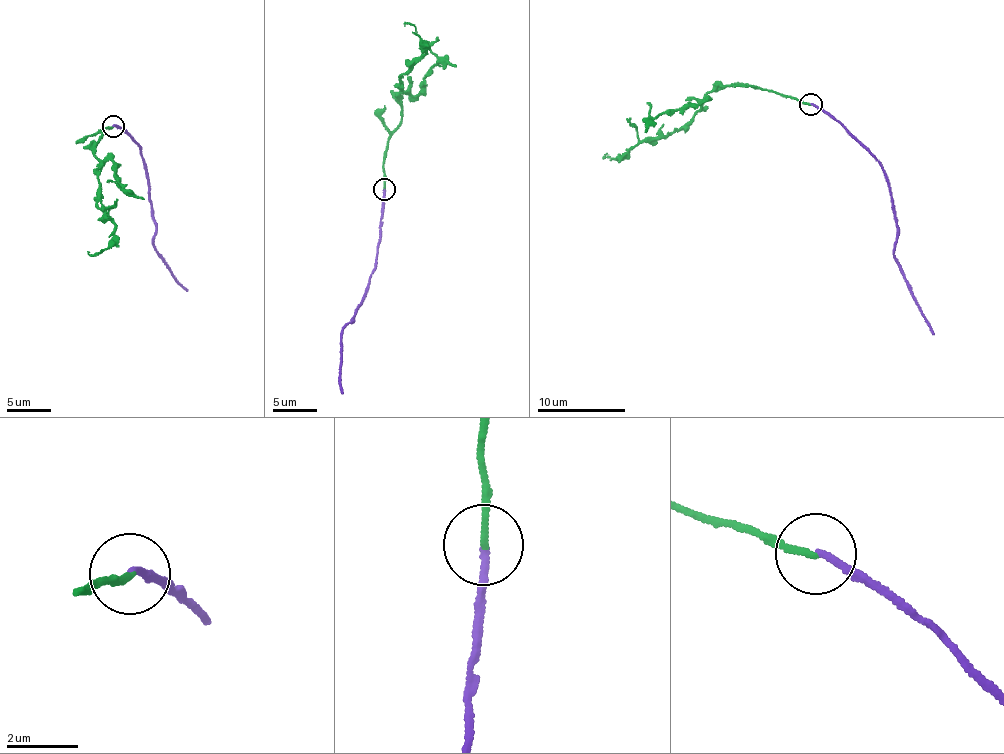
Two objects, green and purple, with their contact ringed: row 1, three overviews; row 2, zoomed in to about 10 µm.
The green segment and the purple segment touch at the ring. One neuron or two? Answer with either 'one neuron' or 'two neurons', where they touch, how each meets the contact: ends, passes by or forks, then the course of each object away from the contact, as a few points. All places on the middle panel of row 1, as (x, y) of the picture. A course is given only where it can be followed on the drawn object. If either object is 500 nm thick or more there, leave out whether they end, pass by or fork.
two neurons | (384, 189) | green ends | purple ends | green via (384, 190), (388, 136), (402, 120), (399, 79), (424, 54), (417, 31), (404, 26) | purple via (384, 190), (372, 275), (356, 314), (350, 319), (353, 321), (342, 327), (338, 381), (343, 393)

